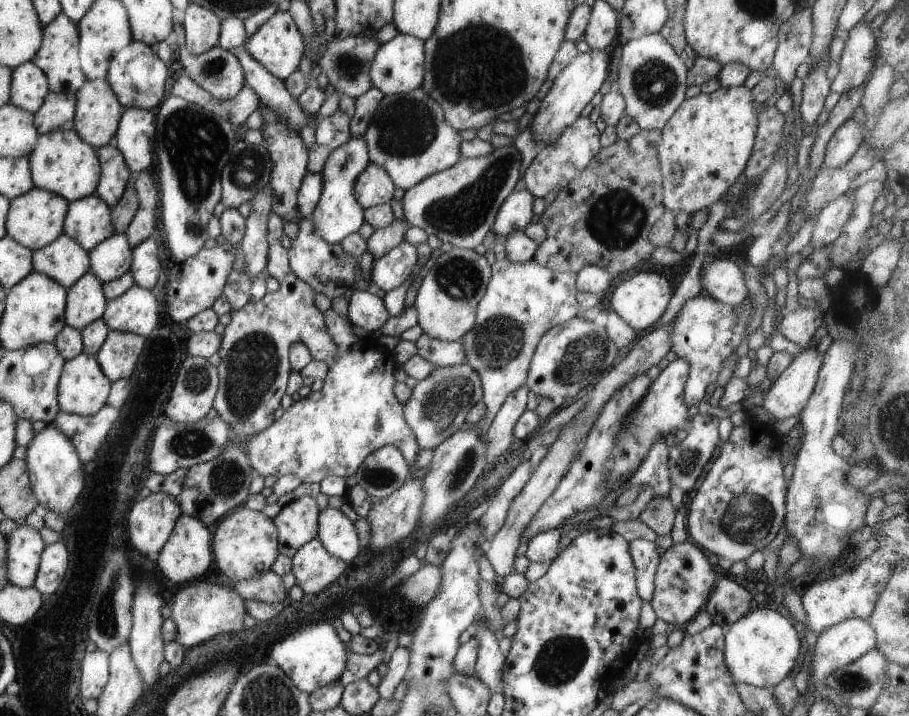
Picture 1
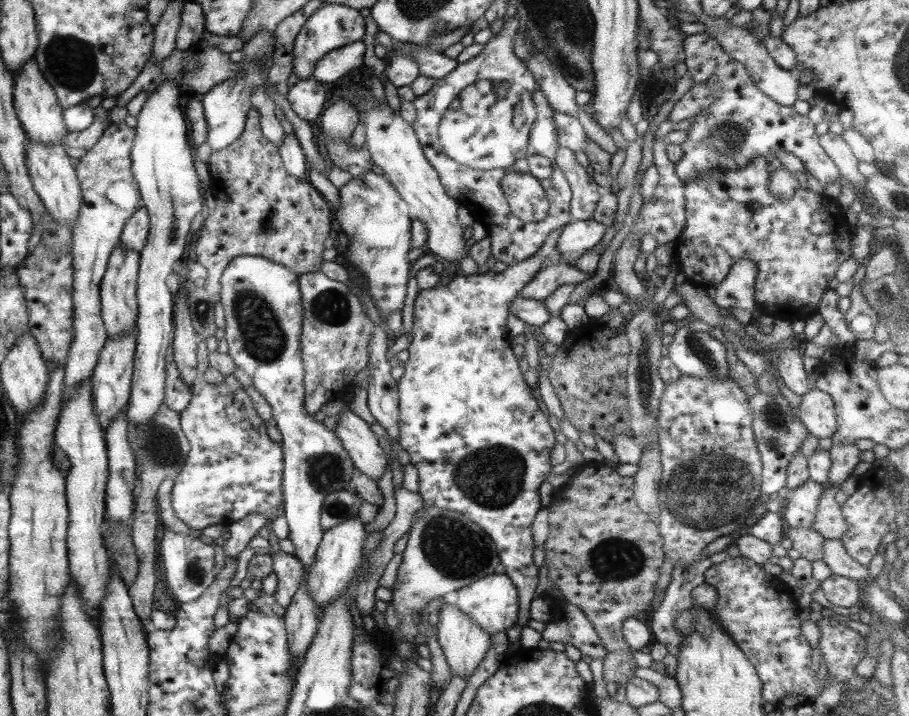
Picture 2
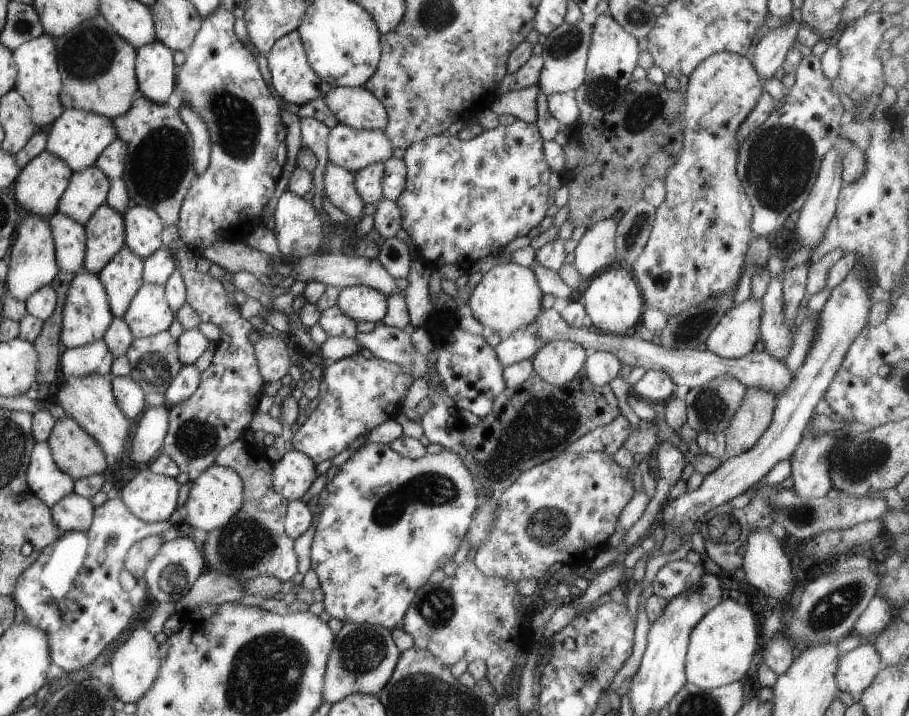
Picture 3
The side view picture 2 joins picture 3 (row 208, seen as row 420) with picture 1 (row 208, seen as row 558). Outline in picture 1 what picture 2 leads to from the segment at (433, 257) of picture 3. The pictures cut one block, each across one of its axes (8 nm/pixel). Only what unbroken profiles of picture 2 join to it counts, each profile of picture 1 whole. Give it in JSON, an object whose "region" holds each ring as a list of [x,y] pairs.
{"region":[[[522,189],[511,192],[495,214],[491,232],[498,240],[503,240],[515,230],[523,231],[532,221],[533,196]]]}

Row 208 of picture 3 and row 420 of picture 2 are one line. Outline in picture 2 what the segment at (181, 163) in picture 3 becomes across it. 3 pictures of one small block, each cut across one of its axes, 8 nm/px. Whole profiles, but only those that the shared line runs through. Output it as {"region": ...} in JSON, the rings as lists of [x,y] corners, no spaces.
{"region":[[[164,403],[159,405],[159,409],[151,417],[151,421],[140,424],[140,426],[130,426],[129,423],[127,432],[128,443],[136,464],[137,480],[137,489],[133,497],[134,511],[131,514],[129,527],[130,538],[139,564],[135,580],[126,589],[140,626],[147,633],[148,629],[151,628],[151,598],[155,592],[155,564],[153,562],[158,555],[158,544],[155,542],[155,530],[157,530],[159,521],[159,517],[157,517],[159,510],[155,499],[156,490],[165,477],[173,479],[175,475],[179,474],[189,452],[189,443],[180,429],[179,413],[167,409]]]}

